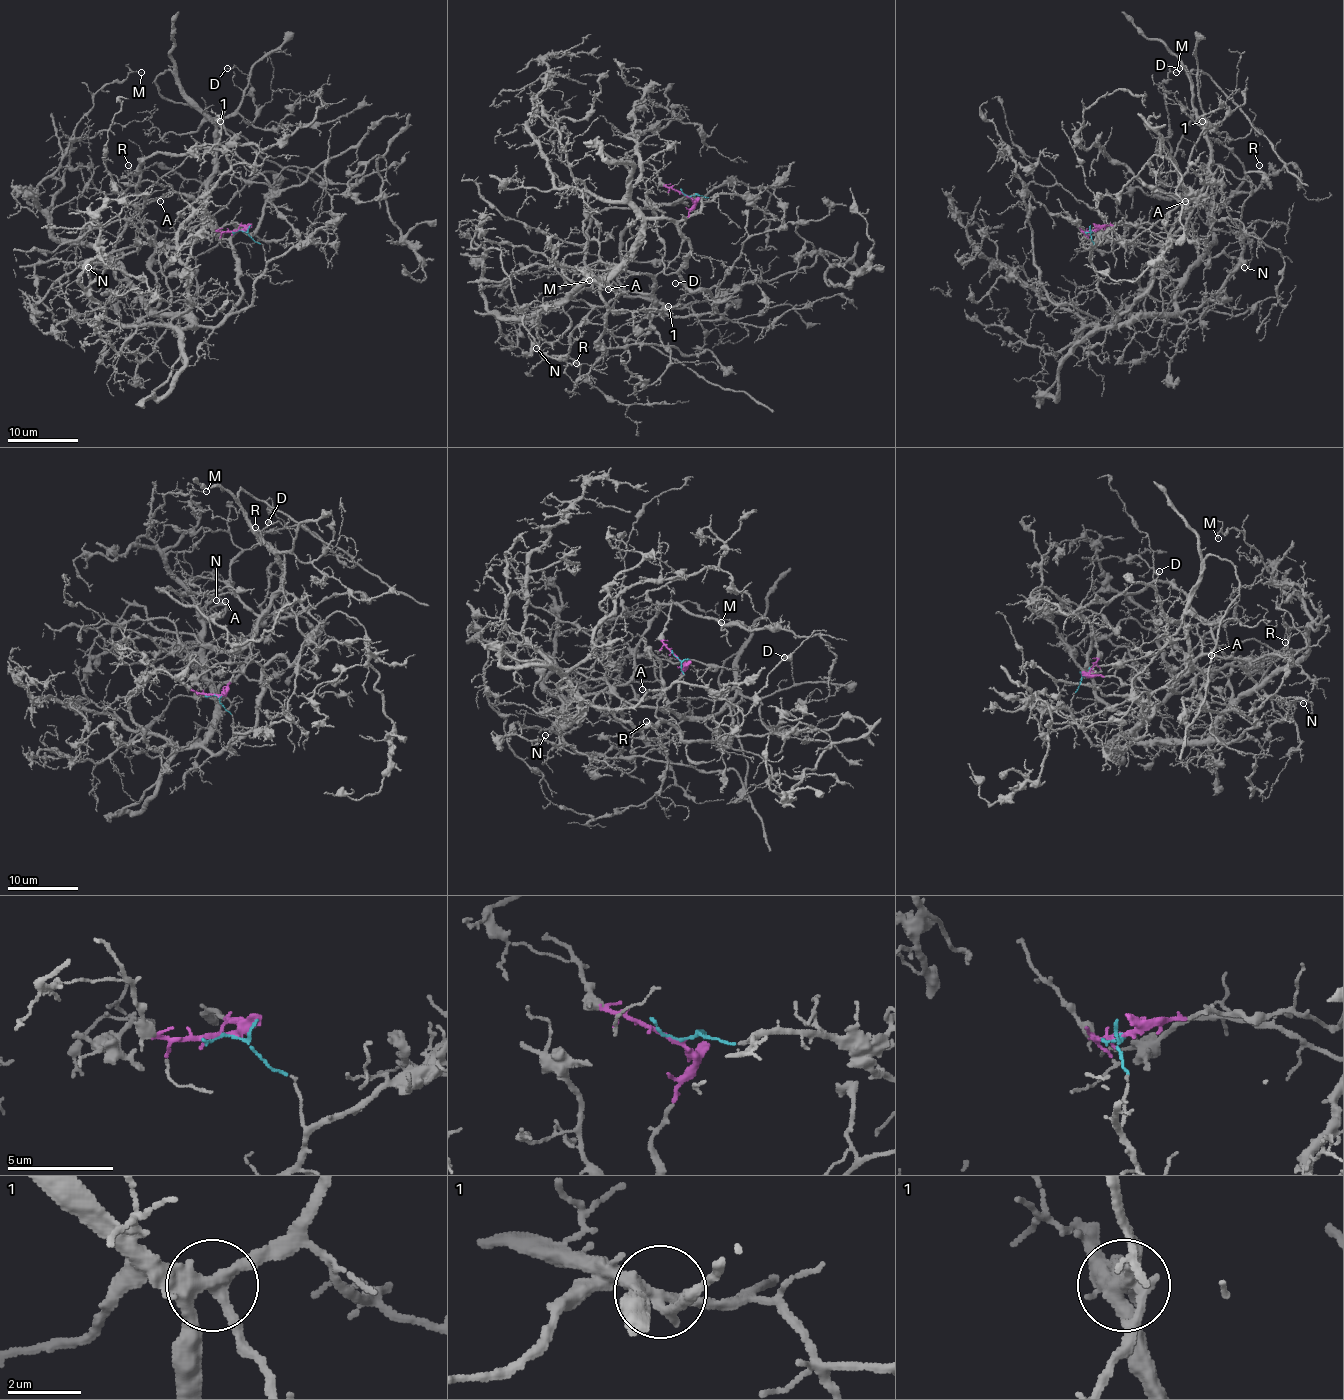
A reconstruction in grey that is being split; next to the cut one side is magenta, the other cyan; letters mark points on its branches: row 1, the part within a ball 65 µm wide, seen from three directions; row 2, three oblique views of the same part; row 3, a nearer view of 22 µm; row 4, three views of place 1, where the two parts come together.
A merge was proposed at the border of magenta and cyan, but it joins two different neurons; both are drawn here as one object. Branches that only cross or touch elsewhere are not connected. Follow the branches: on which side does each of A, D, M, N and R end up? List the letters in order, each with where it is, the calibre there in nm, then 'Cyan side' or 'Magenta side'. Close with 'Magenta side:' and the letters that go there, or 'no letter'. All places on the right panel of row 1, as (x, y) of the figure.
A: Place: (1185, 201). Thickness 110 nm. Cyan side
D: Place: (1179, 68). Thickness 110 nm. Magenta side
M: Place: (1176, 72). Thickness 90 nm. Cyan side
N: Place: (1244, 267). Thickness 120 nm. Cyan side
R: Place: (1259, 165). Thickness 120 nm. Magenta side
Magenta side: D, R

